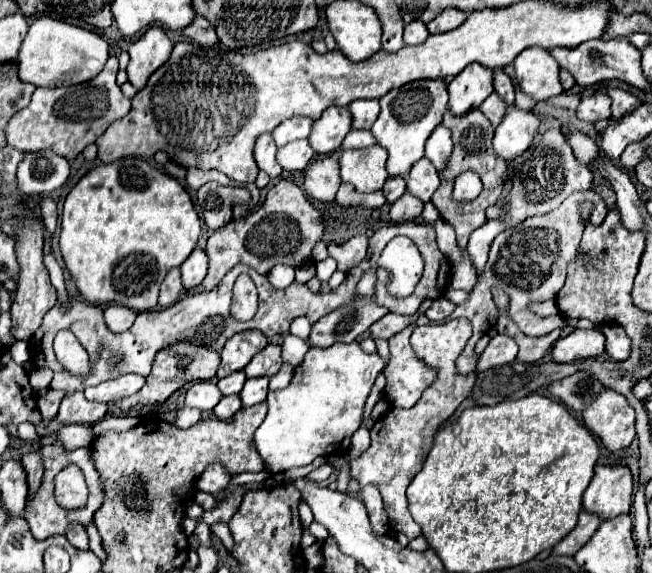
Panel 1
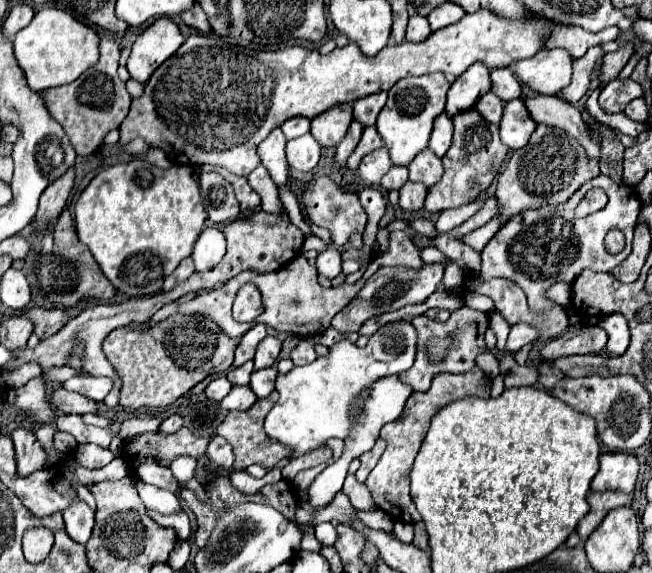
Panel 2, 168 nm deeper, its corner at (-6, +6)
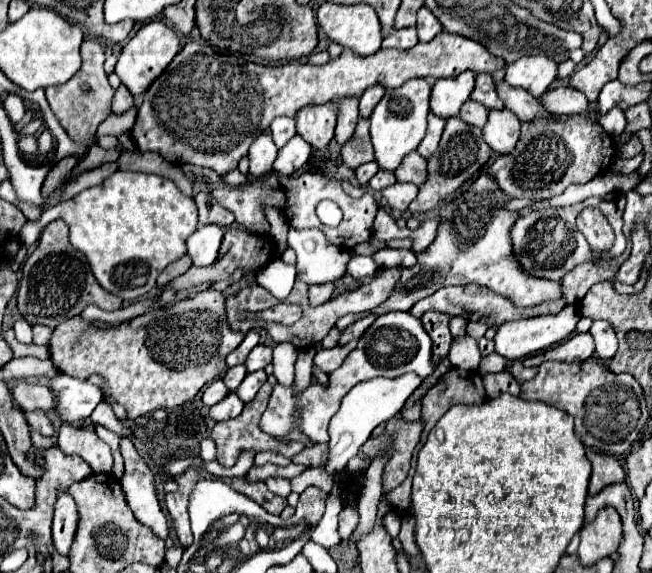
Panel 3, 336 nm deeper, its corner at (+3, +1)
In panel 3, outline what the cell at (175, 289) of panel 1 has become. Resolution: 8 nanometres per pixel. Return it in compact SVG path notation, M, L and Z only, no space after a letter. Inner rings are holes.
M187 255L183 257L183 259L179 259L179 261L175 261L175 263L171 263L161 275L159 275L159 279L157 279L157 285L159 287L163 287L163 285L167 285L169 281L173 281L175 277L179 277L179 275L183 275L187 269L191 267L191 259L187 259Z

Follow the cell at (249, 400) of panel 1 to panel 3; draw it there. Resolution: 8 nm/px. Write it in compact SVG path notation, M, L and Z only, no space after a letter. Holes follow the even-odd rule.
M261 369L261 371L253 371L253 373L247 373L243 383L239 385L239 389L235 391L239 395L239 399L243 399L243 403L249 403L255 399L257 391L261 389L261 385L267 381L267 373Z

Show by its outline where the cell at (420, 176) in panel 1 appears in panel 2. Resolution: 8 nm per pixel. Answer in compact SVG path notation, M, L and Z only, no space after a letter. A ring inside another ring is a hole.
M428 148L422 150L408 168L410 168L410 180L424 182L426 186L434 186L442 178L442 172L444 172L442 160Z

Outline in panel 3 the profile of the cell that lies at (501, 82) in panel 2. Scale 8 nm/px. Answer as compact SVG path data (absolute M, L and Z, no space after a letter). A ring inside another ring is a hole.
M487 73L477 75L477 83L475 83L475 89L471 93L471 99L483 103L487 109L503 109L503 101L497 95L495 81Z

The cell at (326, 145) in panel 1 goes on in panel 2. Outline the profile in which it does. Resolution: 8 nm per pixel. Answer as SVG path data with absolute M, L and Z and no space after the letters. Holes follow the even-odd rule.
M336 104L312 120L310 132L320 142L320 146L338 146L350 122L352 122L350 104Z

